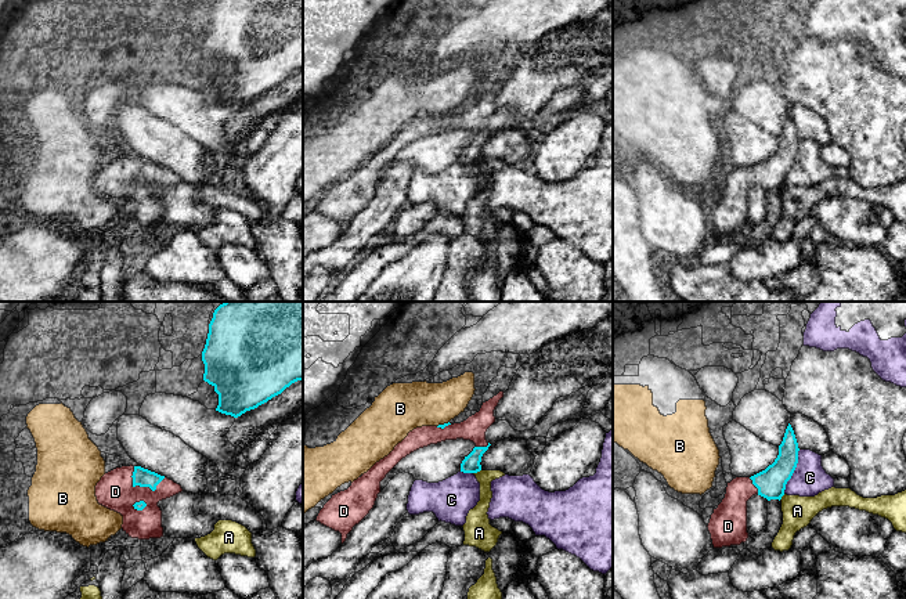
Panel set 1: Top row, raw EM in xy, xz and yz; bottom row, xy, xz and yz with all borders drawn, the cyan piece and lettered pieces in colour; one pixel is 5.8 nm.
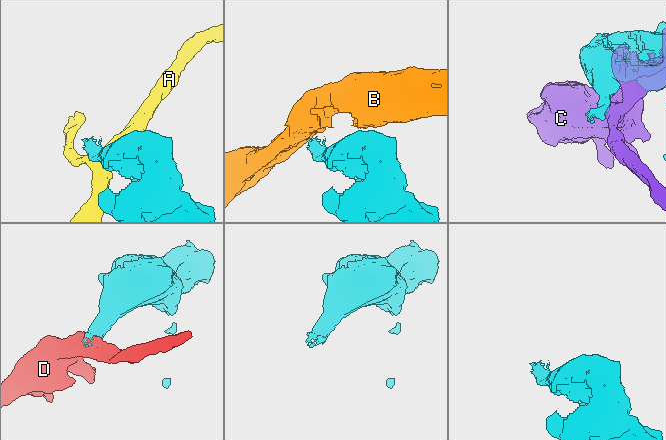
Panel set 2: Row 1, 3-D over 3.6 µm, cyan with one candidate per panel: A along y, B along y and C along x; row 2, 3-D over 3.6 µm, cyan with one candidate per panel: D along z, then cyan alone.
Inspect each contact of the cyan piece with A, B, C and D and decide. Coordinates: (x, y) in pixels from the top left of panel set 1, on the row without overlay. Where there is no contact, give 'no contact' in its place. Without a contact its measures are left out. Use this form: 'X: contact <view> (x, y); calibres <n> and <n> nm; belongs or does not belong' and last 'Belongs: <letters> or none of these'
A: contact xz (476, 162); calibres 100 and 100 nm; does not belong
B: contact xz (444, 114); calibres 20 and 280 nm; does not belong
C: contact yz (793, 162); calibres 170 and 200 nm; does not belong
D: contact xy (145, 176); calibres 110 and 220 nm; belongs
Belongs: D

